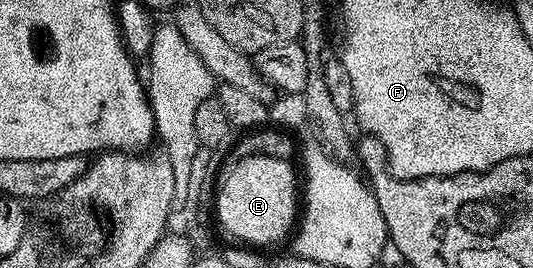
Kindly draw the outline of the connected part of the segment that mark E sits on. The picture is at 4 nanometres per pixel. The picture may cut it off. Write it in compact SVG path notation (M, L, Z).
M254 156L244 157L229 168L231 171L223 177L218 191L218 223L234 238L231 240L266 249L269 243L278 243L291 234L300 211L300 187L294 184L294 165L280 157Z

